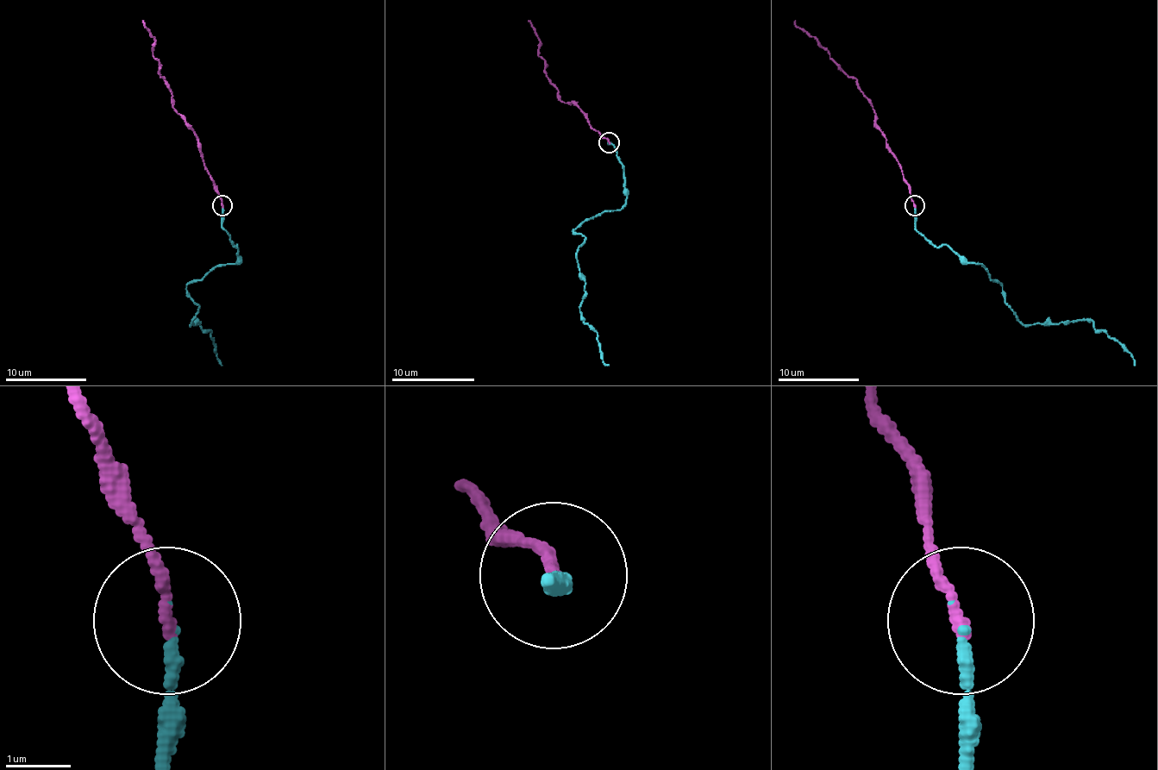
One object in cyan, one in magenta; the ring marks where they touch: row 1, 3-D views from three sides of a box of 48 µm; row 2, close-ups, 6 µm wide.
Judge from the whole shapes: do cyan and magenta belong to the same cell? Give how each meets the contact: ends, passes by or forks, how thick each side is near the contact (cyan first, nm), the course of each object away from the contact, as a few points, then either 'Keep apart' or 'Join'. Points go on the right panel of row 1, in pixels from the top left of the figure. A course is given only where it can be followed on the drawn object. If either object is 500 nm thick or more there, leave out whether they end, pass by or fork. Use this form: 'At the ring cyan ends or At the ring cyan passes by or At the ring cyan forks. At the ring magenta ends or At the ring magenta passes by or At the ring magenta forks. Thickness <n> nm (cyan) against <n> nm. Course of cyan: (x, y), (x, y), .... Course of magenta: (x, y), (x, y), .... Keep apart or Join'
At the ring cyan ends. At the ring magenta ends. Thickness 170 nm (cyan) against 180 nm. Course of cyan: (914, 205), (914, 228), (936, 247), (947, 244), (981, 265), (1002, 285), (1020, 322), (1089, 320), (1135, 365). Course of magenta: (914, 205), (910, 185), (885, 142), (885, 134), (875, 122), (871, 102), (796, 20). Join

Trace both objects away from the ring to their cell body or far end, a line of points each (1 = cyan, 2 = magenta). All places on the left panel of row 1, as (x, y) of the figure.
1: (223, 205), (222, 228), (240, 263), (217, 265), (187, 285), (199, 309), (190, 322), (211, 332), (222, 365)
2: (222, 205), (197, 134), (177, 111), (172, 91), (152, 53), (154, 38), (142, 20)

